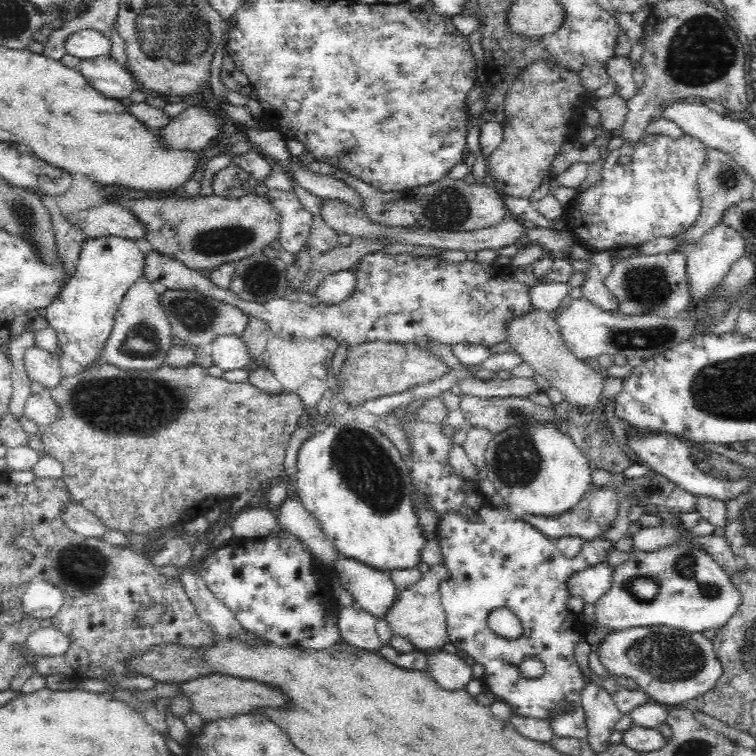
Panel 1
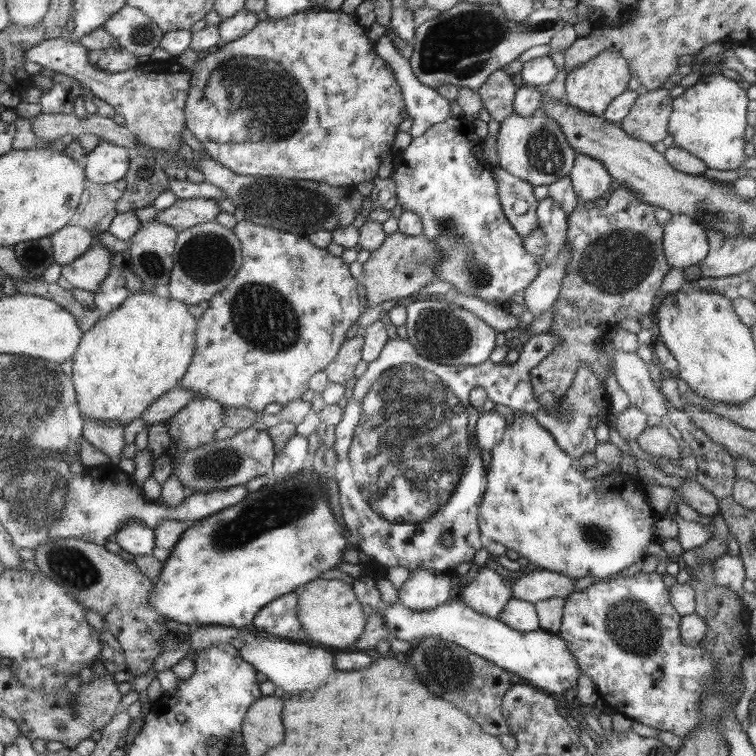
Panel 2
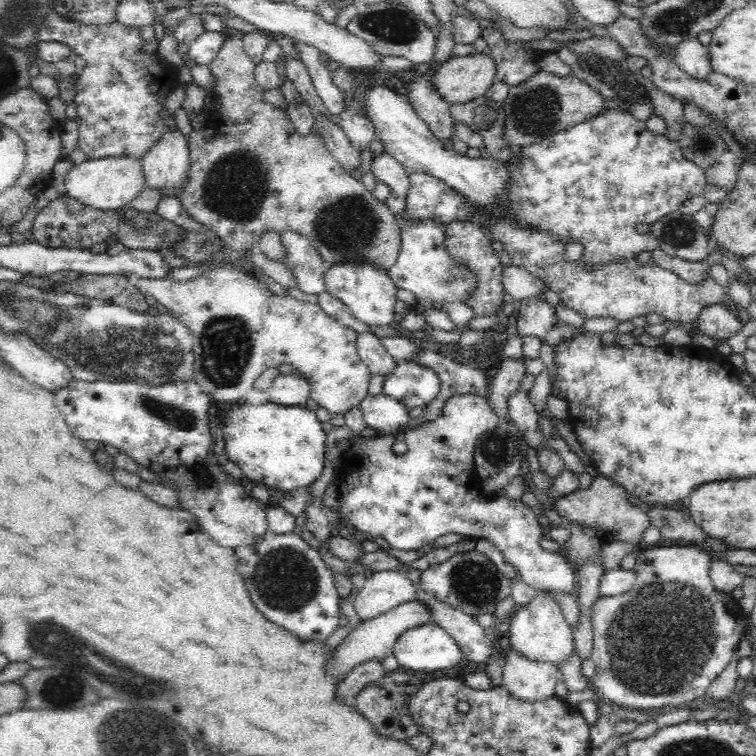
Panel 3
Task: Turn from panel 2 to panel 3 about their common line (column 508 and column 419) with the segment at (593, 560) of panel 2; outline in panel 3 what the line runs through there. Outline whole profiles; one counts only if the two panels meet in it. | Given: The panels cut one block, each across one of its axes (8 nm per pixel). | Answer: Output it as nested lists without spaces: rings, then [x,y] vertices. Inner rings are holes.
[[[456,394],[456,396],[452,396],[450,400],[446,400],[446,404],[444,404],[444,414],[440,414],[436,420],[430,420],[430,422],[426,422],[426,424],[420,424],[420,426],[414,428],[414,430],[402,432],[402,434],[398,434],[398,436],[394,436],[394,434],[378,434],[378,436],[376,436],[376,434],[362,434],[362,436],[356,436],[356,440],[354,440],[350,452],[346,452],[344,458],[342,458],[342,462],[340,462],[340,478],[338,478],[338,482],[336,482],[336,484],[338,484],[338,494],[340,494],[340,498],[338,498],[338,508],[342,510],[342,516],[344,516],[354,528],[358,528],[360,532],[364,532],[366,536],[370,534],[372,538],[382,536],[382,538],[390,544],[390,548],[394,548],[394,550],[420,550],[420,548],[424,548],[424,546],[436,542],[440,536],[450,534],[450,532],[456,532],[456,534],[462,534],[462,536],[468,536],[468,538],[474,538],[474,540],[478,540],[478,538],[490,540],[496,548],[500,548],[500,550],[504,552],[504,560],[514,566],[514,570],[518,572],[520,580],[522,580],[526,586],[530,586],[530,588],[534,588],[534,590],[538,590],[538,592],[552,592],[552,590],[554,590],[554,592],[562,592],[562,594],[572,594],[572,596],[576,596],[576,570],[574,570],[572,562],[568,562],[568,558],[562,556],[562,552],[556,554],[556,552],[542,550],[540,538],[546,536],[546,530],[540,526],[538,516],[534,514],[534,510],[532,510],[532,508],[526,508],[526,506],[524,506],[522,502],[518,502],[518,500],[508,500],[508,498],[502,496],[502,494],[500,494],[500,496],[494,496],[494,498],[484,498],[484,496],[482,496],[482,488],[480,488],[480,486],[482,486],[482,478],[478,476],[478,472],[472,470],[472,468],[476,468],[476,462],[474,462],[474,444],[476,444],[478,436],[482,436],[482,432],[490,432],[490,430],[494,430],[498,424],[502,424],[502,422],[500,422],[498,414],[494,412],[494,408],[490,406],[490,402],[486,400],[484,394],[480,394],[480,396],[476,396],[476,394]],[[396,440],[404,440],[404,442],[406,442],[408,450],[406,450],[404,454],[394,454],[394,452],[392,452]]]

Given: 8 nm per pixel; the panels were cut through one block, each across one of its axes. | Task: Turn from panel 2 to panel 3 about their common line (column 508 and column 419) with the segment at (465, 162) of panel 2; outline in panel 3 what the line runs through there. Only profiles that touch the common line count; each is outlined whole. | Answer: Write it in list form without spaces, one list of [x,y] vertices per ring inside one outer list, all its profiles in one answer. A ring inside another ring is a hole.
[[[382,154],[380,158],[374,158],[372,162],[372,174],[376,180],[388,184],[390,196],[386,200],[386,206],[392,210],[392,214],[402,220],[402,250],[398,256],[398,262],[390,268],[390,278],[396,284],[396,288],[410,290],[420,304],[424,306],[442,306],[444,302],[466,302],[472,298],[476,284],[478,284],[478,274],[472,272],[472,268],[464,262],[456,262],[446,248],[446,238],[448,238],[448,226],[444,222],[436,222],[436,218],[426,218],[426,220],[416,220],[406,212],[408,208],[408,192],[412,188],[410,174],[404,172],[400,162],[392,158],[392,154]]]

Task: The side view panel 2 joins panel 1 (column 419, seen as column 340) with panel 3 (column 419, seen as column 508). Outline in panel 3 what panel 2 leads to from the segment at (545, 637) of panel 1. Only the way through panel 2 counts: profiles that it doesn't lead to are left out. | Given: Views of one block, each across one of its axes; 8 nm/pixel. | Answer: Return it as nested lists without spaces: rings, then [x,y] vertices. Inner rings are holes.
[[[404,362],[384,378],[384,394],[402,402],[408,410],[428,406],[442,390],[442,380],[432,368]]]

